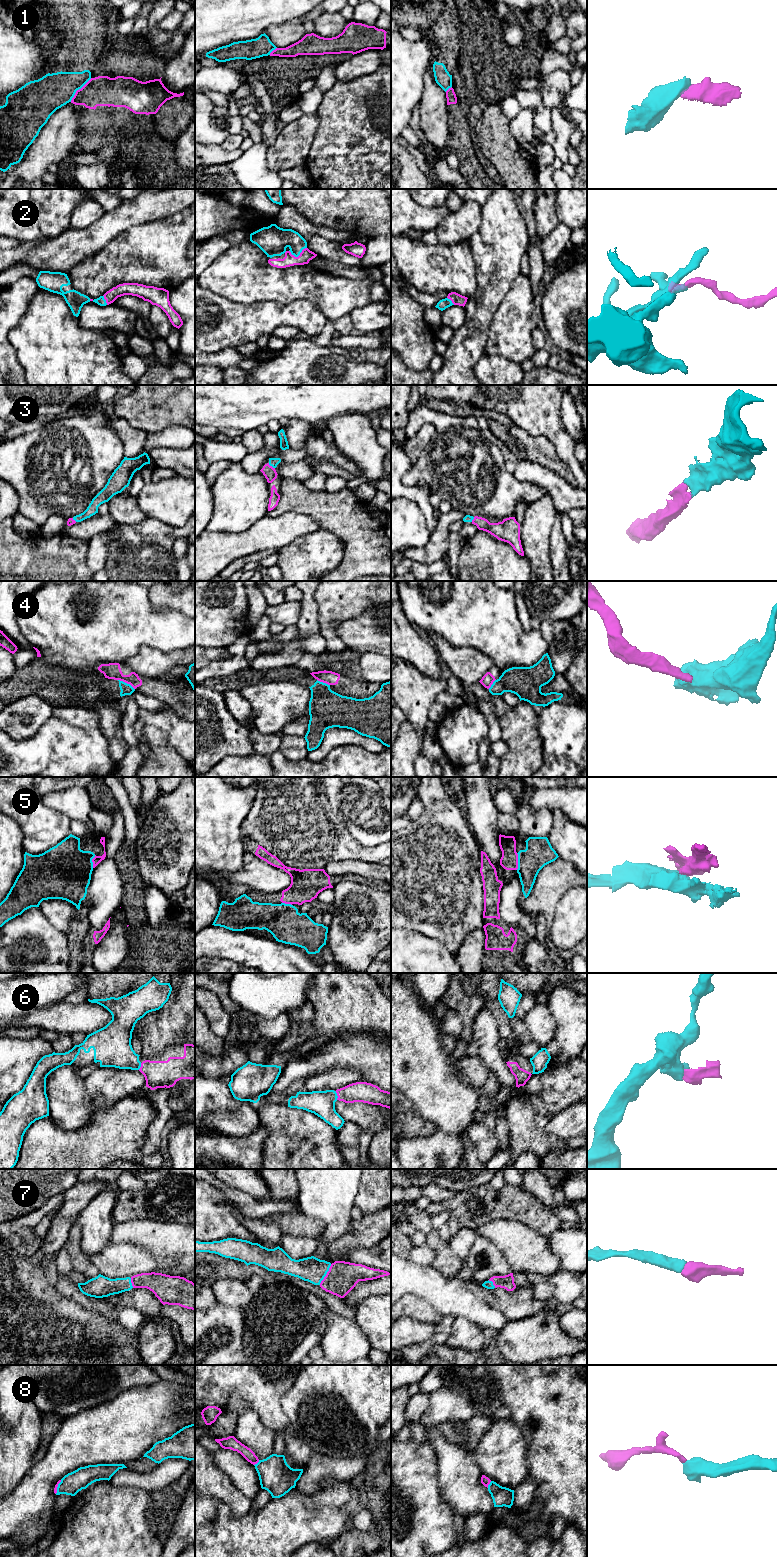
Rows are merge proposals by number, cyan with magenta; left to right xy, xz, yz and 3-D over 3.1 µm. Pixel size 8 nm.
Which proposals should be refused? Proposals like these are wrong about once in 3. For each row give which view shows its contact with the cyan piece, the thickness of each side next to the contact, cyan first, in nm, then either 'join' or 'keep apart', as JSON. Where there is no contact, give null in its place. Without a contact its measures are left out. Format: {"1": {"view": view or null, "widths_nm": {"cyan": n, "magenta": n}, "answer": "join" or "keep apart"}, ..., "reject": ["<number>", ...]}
{"1": {"view": "xy", "widths_nm": {"cyan": 280, "magenta": 240}, "answer": "keep apart"}, "2": {"view": "xz", "widths_nm": {"cyan": 240, "magenta": 100}, "answer": "join"}, "3": {"view": "xz", "widths_nm": {"cyan": 70, "magenta": 100}, "answer": "join"}, "4": {"view": "xy", "widths_nm": {"cyan": 100, "magenta": 130}, "answer": "keep apart"}, "5": {"view": "yz", "widths_nm": {"cyan": 220, "magenta": 140}, "answer": "keep apart"}, "6": {"view": "xz", "widths_nm": {"cyan": 200, "magenta": 160}, "answer": "join"}, "7": {"view": "xz", "widths_nm": {"cyan": 200, "magenta": 240}, "answer": "join"}, "8": {"view": "yz", "widths_nm": {"cyan": 160, "magenta": 70}, "answer": "join"}, "reject": ["1", "4", "5"]}

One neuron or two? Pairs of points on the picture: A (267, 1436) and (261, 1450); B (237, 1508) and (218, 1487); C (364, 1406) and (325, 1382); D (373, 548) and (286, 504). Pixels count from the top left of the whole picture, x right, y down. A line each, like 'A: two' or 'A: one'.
A: one
B: one
C: one
D: one

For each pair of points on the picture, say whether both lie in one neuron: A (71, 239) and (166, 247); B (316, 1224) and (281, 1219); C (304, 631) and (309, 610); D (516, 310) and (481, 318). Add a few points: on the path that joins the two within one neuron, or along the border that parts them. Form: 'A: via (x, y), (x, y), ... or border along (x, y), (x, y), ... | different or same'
A: border along (128, 229), (118, 234), (89, 256) | different
B: via (307, 1224), (290, 1223) | same
C: via (307, 626), (309, 615) | same
D: border along (505, 294), (498, 310), (494, 314), (486, 337) | different

